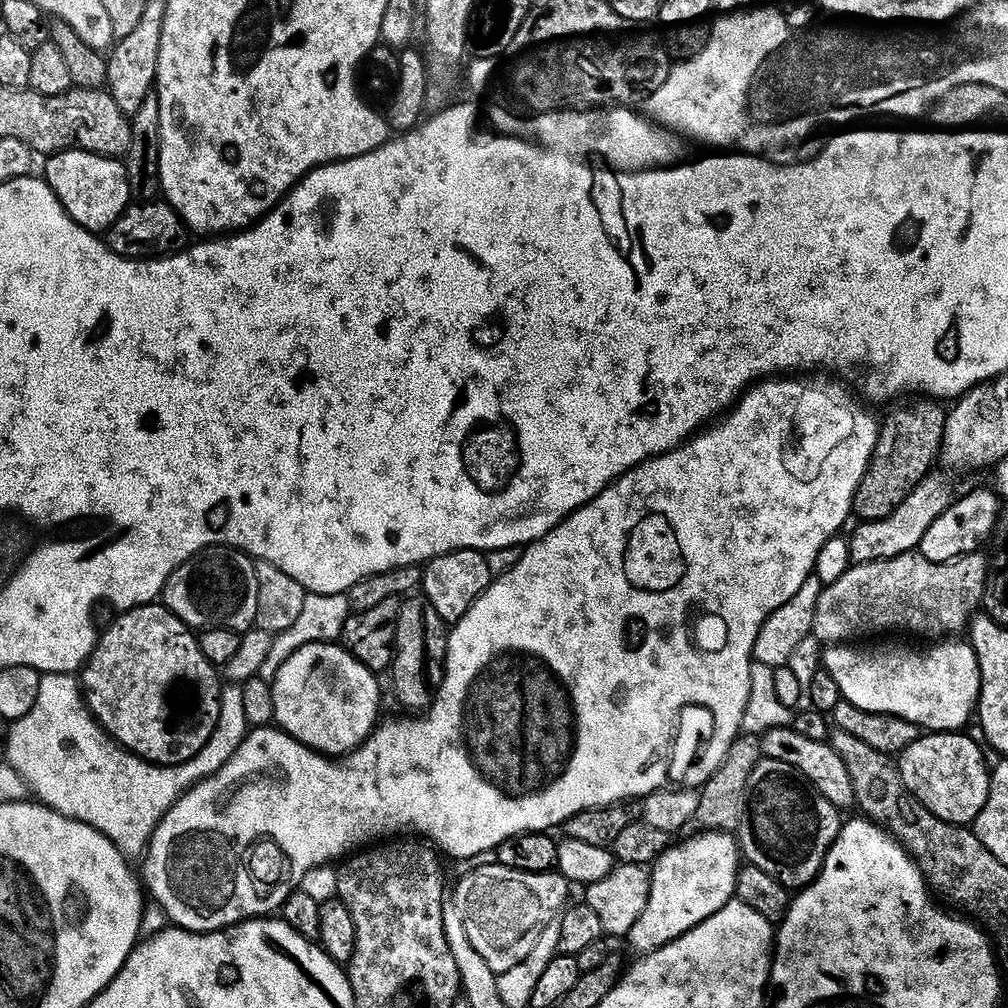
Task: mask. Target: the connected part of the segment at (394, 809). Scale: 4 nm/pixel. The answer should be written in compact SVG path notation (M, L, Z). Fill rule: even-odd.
M824 374L813 376L816 376L813 380L768 378L763 382L753 384L743 396L735 401L731 411L715 426L693 435L691 440L687 440L686 443L681 444L672 452L654 456L646 463L639 464L637 468L631 468L625 476L620 476L616 483L610 485L606 491L595 496L586 507L579 508L573 516L567 516L557 528L550 530L550 534L546 534L541 540L535 540L533 544L527 545L519 553L519 555L521 554L520 561L505 576L497 575L493 579L492 585L476 599L471 610L449 631L452 633L448 636L448 657L444 660L444 681L441 682L440 688L438 684L438 691L435 693L432 706L423 718L388 721L385 719L355 752L350 752L343 758L329 758L319 752L313 752L312 749L306 747L302 742L298 742L279 727L253 727L242 742L240 749L217 773L198 781L189 792L185 792L181 796L179 802L162 818L162 822L154 830L152 841L148 843L146 853L148 888L152 891L153 898L156 899L153 901L163 908L169 921L175 927L183 928L185 932L223 932L224 929L232 927L233 924L243 924L245 920L271 917L273 914L279 913L283 909L286 898L290 898L290 894L303 885L306 874L310 874L310 870L331 865L333 862L339 861L341 858L371 845L373 842L395 837L392 836L395 832L404 832L407 828L417 828L418 831L425 832L433 840L431 843L441 853L443 853L442 851L449 852L456 860L472 860L475 856L482 855L483 852L495 853L496 847L503 840L509 840L511 836L520 836L523 832L548 832L553 830L552 828L559 829L568 819L577 816L579 812L585 812L591 808L616 806L621 803L619 800L632 800L635 796L637 798L646 797L651 792L659 790L659 788L669 787L670 781L683 782L693 790L707 784L708 779L722 766L726 754L730 754L732 743L738 739L742 732L742 718L746 714L746 702L750 702L750 670L754 663L754 642L758 642L758 634L762 630L766 618L770 618L770 614L774 614L774 610L786 606L786 602L790 602L790 598L794 598L794 594L798 594L798 590L802 590L804 583L817 571L816 559L823 554L824 547L839 534L840 527L848 520L848 515L850 517L853 515L860 483L864 481L864 475L868 473L868 468L872 465L872 456L876 452L876 443L880 437L881 421L879 419L876 421L863 408L865 405L859 399L856 401L854 397L848 396L847 390L839 384L839 382L841 383L839 379L836 379L837 381L827 380ZM707 716L709 724L705 726L704 732L680 732L680 728L688 728L695 720L704 720Z

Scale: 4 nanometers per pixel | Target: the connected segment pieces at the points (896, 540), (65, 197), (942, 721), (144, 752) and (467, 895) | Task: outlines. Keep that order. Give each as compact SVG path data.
M935 478L922 481L914 494L910 494L910 498L906 498L906 502L902 502L894 514L890 514L890 518L870 520L859 525L861 528L852 536L851 563L868 564L870 561L889 560L917 551L922 538L926 538L926 530L930 530L930 526L934 526L934 522L938 522L940 515L951 508L953 503L954 495L942 481Z
M57 152L47 157L43 179L62 202L64 209L88 232L107 233L118 222L133 199L128 169L119 159L99 156L93 152Z
M936 642L933 648L907 648L904 644L880 644L877 648L864 648L868 646L828 646L824 651L823 671L830 674L830 678L834 678L834 682L838 682L838 690L842 690L844 700L849 704L858 706L858 710L866 710L874 714L886 714L887 716L897 716L898 718L906 718L906 722L917 724L921 730L927 730L929 733L938 732L960 732L968 724L968 719L973 719L974 713L977 711L980 703L980 659L976 656L975 647L969 644L952 644L956 642Z
M163 603L143 604L140 608L131 608L129 612L121 612L115 618L117 620L105 632L103 629L99 633L92 657L88 659L88 663L82 669L82 691L86 697L88 711L96 717L97 722L104 727L104 731L121 748L127 748L128 751L133 752L135 756L141 756L148 763L172 765L190 762L210 742L211 735L214 734L214 730L218 726L219 714L222 713L222 676L217 665L210 663L206 654L202 654L197 633L188 625L183 624L169 608L164 607Z
M495 862L484 864L468 872L456 888L454 907L465 922L470 944L494 973L502 973L518 966L546 926L557 923L568 901L570 882L559 871L530 874L522 870L510 870Z

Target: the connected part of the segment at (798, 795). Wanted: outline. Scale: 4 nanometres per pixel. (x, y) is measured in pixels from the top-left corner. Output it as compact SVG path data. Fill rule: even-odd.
M761 759L750 774L746 794L746 814L740 823L738 843L749 865L774 878L789 890L813 884L842 827L841 809L835 808L794 766Z

